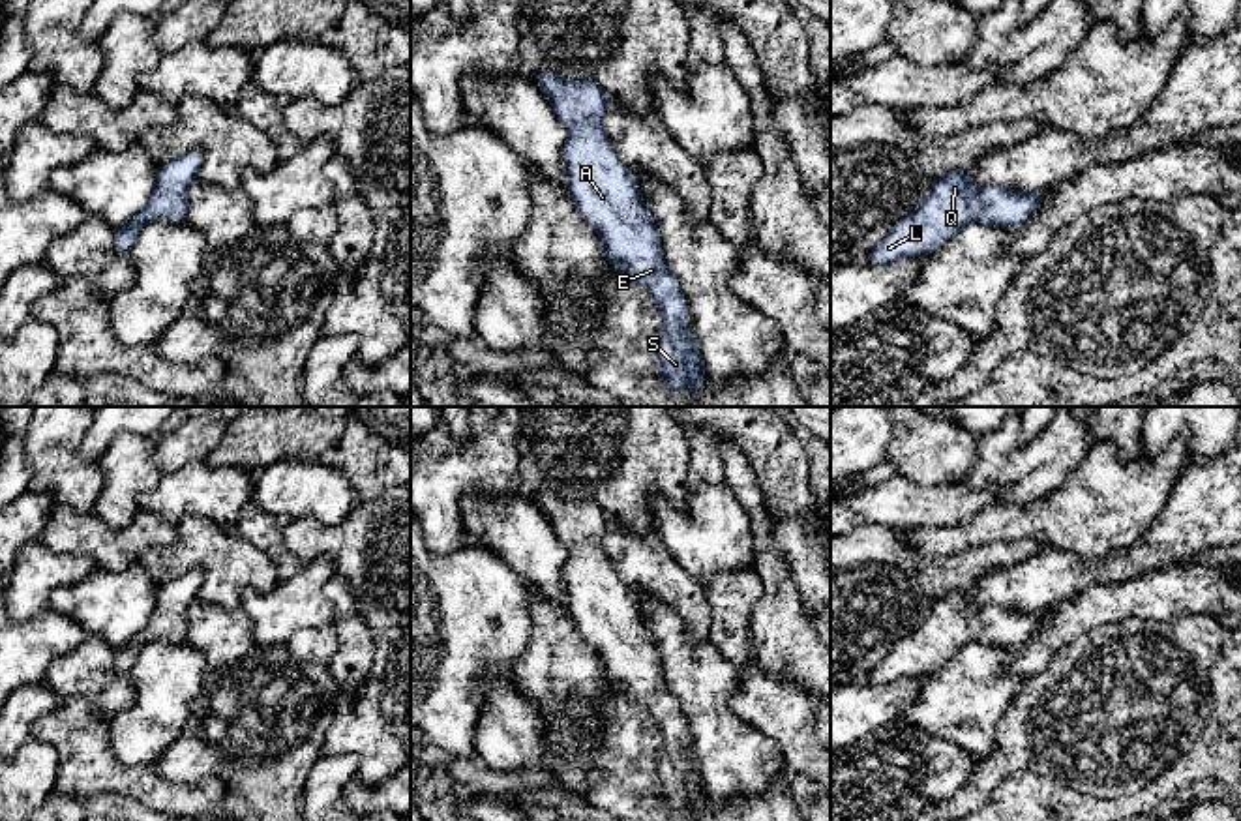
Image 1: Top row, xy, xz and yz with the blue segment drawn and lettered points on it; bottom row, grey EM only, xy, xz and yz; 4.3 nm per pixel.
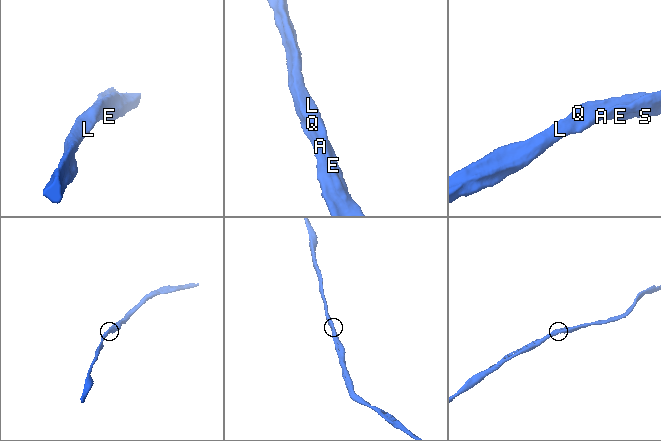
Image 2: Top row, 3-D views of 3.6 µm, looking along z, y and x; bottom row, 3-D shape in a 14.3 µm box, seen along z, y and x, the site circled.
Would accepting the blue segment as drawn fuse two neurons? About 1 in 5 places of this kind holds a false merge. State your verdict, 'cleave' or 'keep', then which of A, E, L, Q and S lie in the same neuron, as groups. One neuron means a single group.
keep; groups A E L Q S

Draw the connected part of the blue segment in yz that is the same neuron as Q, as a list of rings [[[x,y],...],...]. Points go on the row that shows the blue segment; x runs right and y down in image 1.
[[[950,171],[935,180],[920,206],[900,219],[864,262],[890,264],[911,255],[934,253],[971,221],[1018,231],[1048,195],[1010,187],[984,187],[975,193],[969,178],[965,171]]]

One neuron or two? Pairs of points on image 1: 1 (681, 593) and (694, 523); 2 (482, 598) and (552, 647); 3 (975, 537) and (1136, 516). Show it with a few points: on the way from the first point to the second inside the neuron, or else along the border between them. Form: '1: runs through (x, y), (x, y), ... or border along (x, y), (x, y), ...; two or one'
1: border along (657, 535), (672, 559), (703, 583); two
2: border along (527, 589), (531, 634), (514, 666), (514, 673); two
3: runs through (1015, 523), (1097, 516); one

